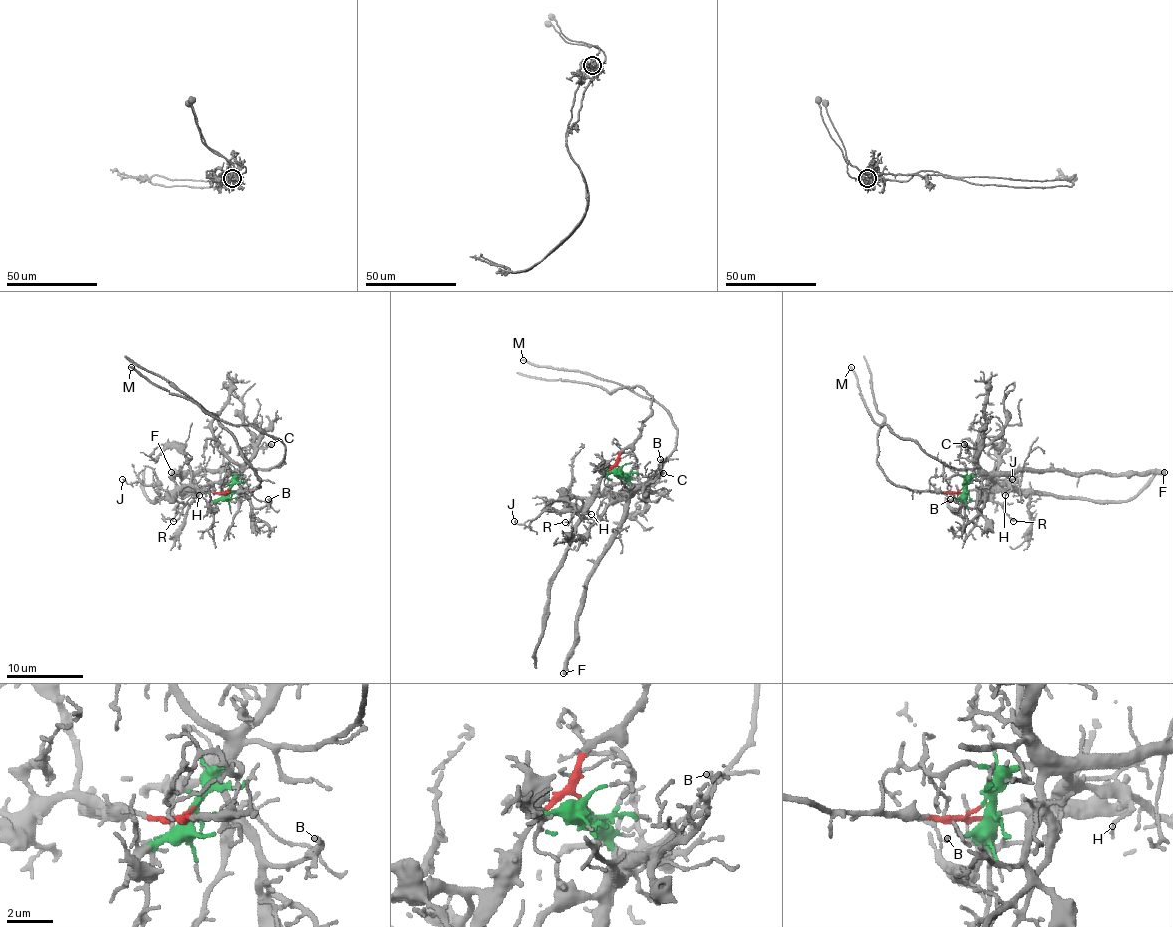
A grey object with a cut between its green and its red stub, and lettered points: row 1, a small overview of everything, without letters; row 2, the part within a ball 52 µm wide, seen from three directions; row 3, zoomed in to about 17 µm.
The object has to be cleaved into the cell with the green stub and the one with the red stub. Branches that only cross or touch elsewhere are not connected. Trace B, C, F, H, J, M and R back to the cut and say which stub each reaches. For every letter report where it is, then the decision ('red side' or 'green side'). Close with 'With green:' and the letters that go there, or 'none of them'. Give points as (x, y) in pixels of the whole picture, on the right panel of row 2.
B: place (950, 499); green side
C: place (964, 444); green side
F: place (1164, 472); green side
H: place (1005, 495); red side
J: place (1012, 479); red side
M: place (851, 367); green side
R: place (1013, 521); red side
With green: B, C, F, M

